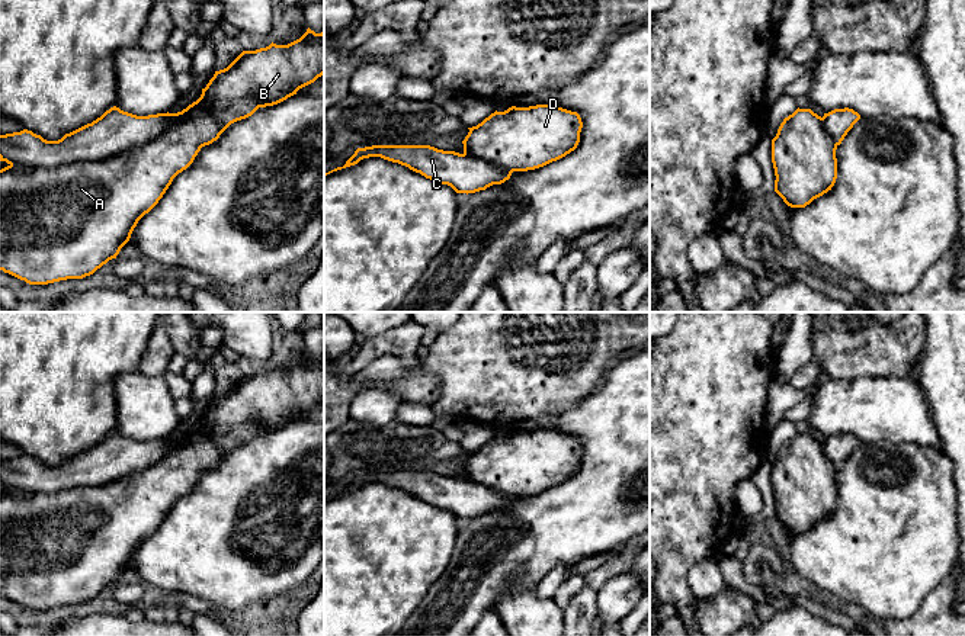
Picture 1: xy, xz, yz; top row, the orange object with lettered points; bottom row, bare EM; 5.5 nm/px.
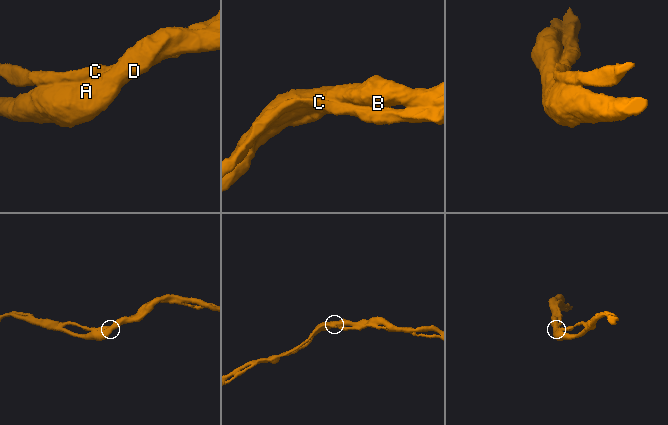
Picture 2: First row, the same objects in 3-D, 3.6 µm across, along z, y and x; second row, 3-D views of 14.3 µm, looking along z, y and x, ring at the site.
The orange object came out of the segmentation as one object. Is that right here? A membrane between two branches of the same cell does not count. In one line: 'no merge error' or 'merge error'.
no merge error

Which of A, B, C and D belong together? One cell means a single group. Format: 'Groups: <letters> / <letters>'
Groups: A B C D

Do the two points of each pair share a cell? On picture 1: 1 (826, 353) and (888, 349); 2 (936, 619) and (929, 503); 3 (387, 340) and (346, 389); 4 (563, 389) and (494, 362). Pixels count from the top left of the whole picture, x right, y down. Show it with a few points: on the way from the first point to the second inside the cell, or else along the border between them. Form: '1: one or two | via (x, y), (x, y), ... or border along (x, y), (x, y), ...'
1: one | via (842, 353), (872, 352)
2: two | border along (949, 574), (913, 614)
3: one | via (374, 347), (346, 376)
4: one | via (545, 376), (539, 370), (525, 370), (512, 365)

